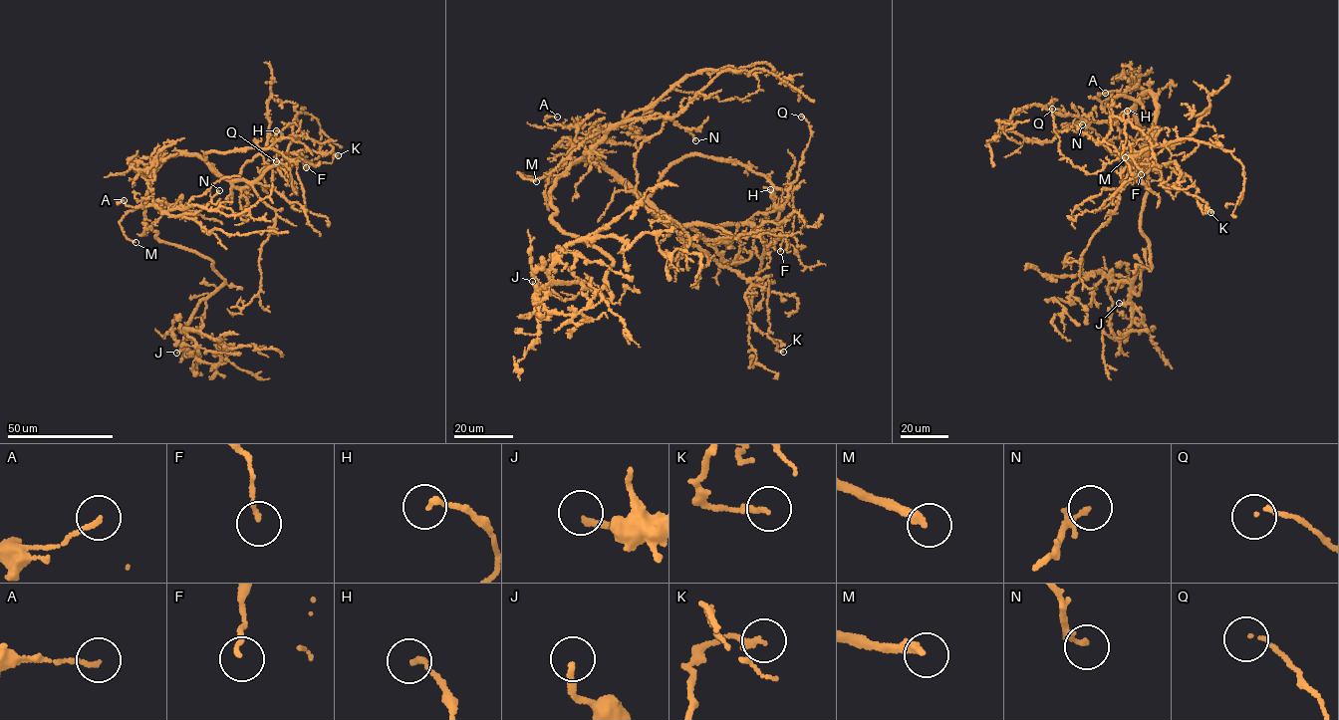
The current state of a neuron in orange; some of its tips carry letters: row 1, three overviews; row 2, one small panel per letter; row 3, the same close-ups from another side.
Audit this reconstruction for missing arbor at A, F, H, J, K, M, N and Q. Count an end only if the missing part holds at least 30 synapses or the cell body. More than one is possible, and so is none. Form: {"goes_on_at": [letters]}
{"goes_on_at": ["J", "M"]}

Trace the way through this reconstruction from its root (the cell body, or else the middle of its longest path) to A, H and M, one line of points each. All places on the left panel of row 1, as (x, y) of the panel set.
A: (144, 214), (144, 201), (150, 189), (154, 205), (135, 207), (117, 201), (124, 200)
H: (144, 214), (149, 177), (169, 156), (193, 154), (203, 159), (208, 152), (267, 148), (281, 138), (276, 130)
M: (144, 214), (144, 205), (130, 210), (120, 221), (127, 238), (135, 242)

